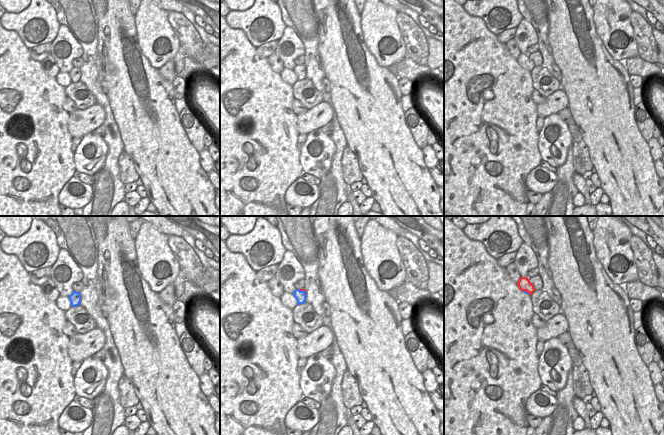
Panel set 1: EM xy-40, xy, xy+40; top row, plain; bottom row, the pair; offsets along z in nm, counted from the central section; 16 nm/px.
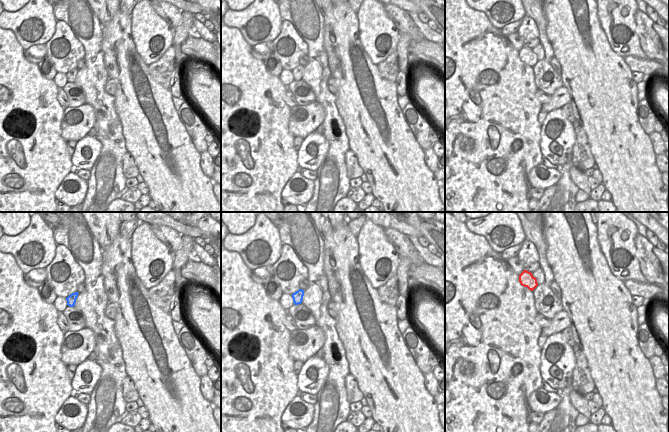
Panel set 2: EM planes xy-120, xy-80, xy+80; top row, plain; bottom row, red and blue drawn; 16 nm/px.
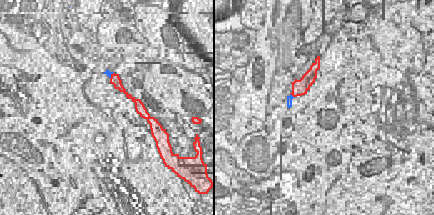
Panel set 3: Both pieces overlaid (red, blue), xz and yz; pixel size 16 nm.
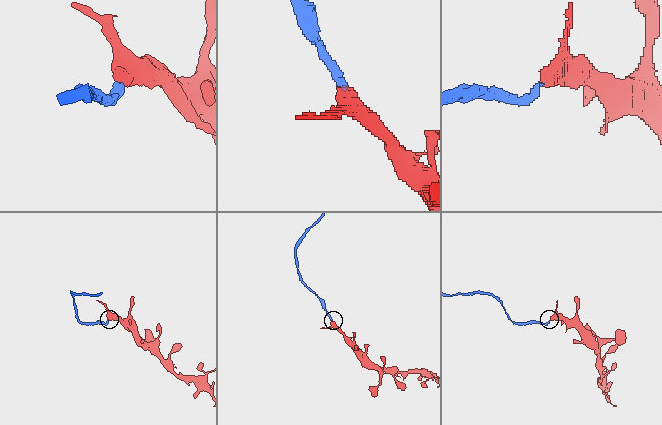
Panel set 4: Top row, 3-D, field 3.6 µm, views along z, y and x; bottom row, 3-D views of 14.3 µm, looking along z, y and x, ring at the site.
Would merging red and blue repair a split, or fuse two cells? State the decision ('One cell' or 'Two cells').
Two cells

